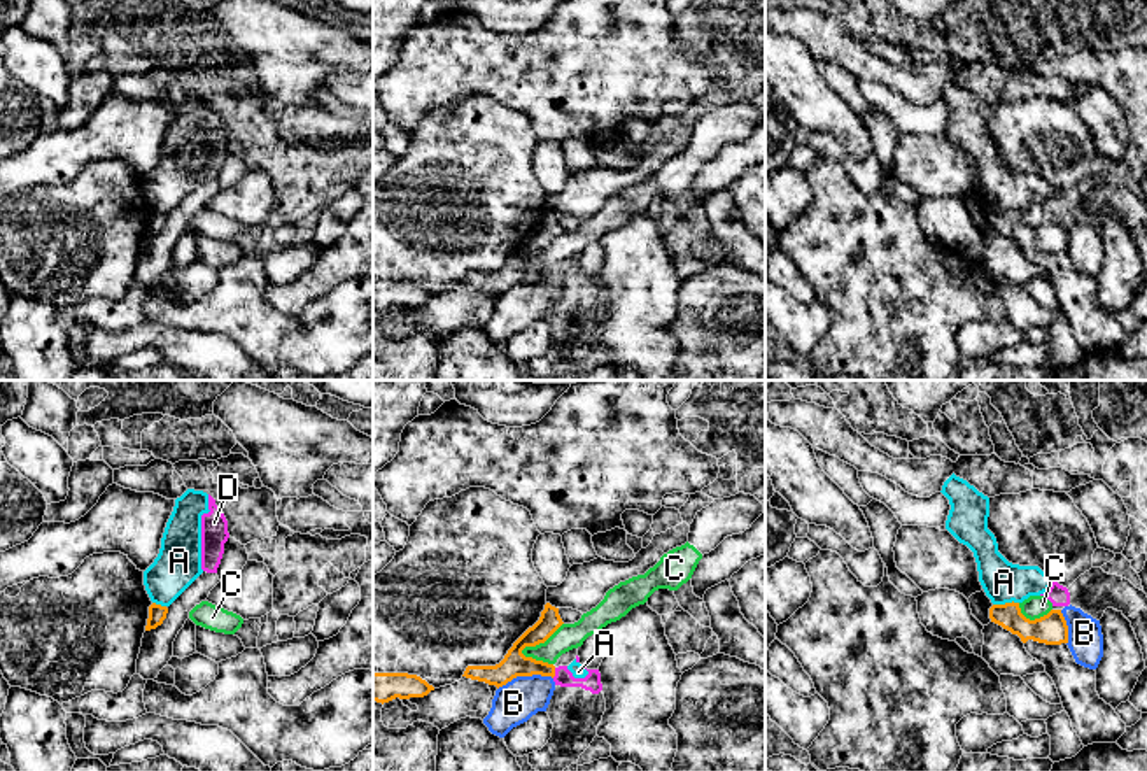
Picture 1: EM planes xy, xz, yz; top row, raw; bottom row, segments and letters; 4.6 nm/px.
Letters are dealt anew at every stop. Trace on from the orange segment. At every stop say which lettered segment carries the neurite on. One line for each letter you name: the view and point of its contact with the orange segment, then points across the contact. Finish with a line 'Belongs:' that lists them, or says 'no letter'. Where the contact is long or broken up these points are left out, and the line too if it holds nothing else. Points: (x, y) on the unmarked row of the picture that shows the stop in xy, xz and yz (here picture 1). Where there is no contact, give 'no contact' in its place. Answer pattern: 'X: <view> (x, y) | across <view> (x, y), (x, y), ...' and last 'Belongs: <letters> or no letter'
Belongs: no letter

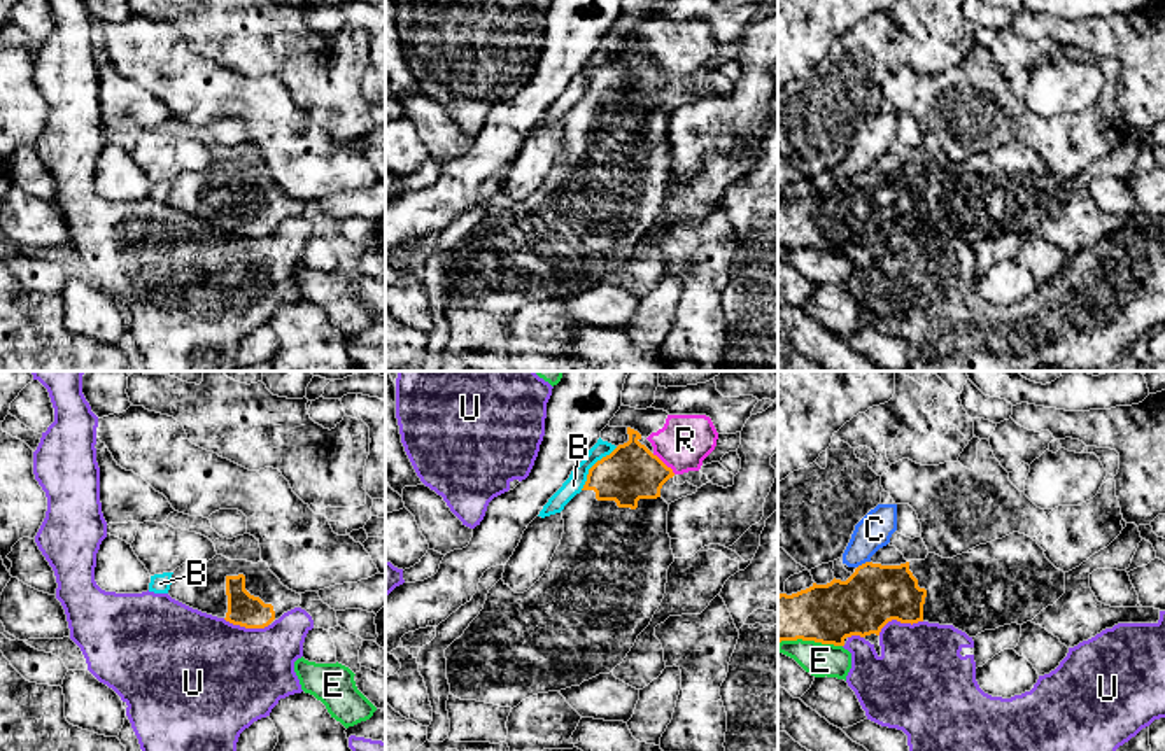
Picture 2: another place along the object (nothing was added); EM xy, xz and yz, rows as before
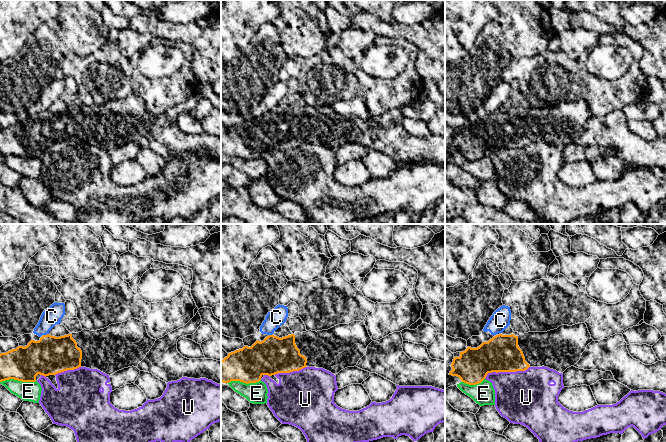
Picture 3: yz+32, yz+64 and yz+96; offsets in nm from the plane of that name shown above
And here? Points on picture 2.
Belongs: no letter

